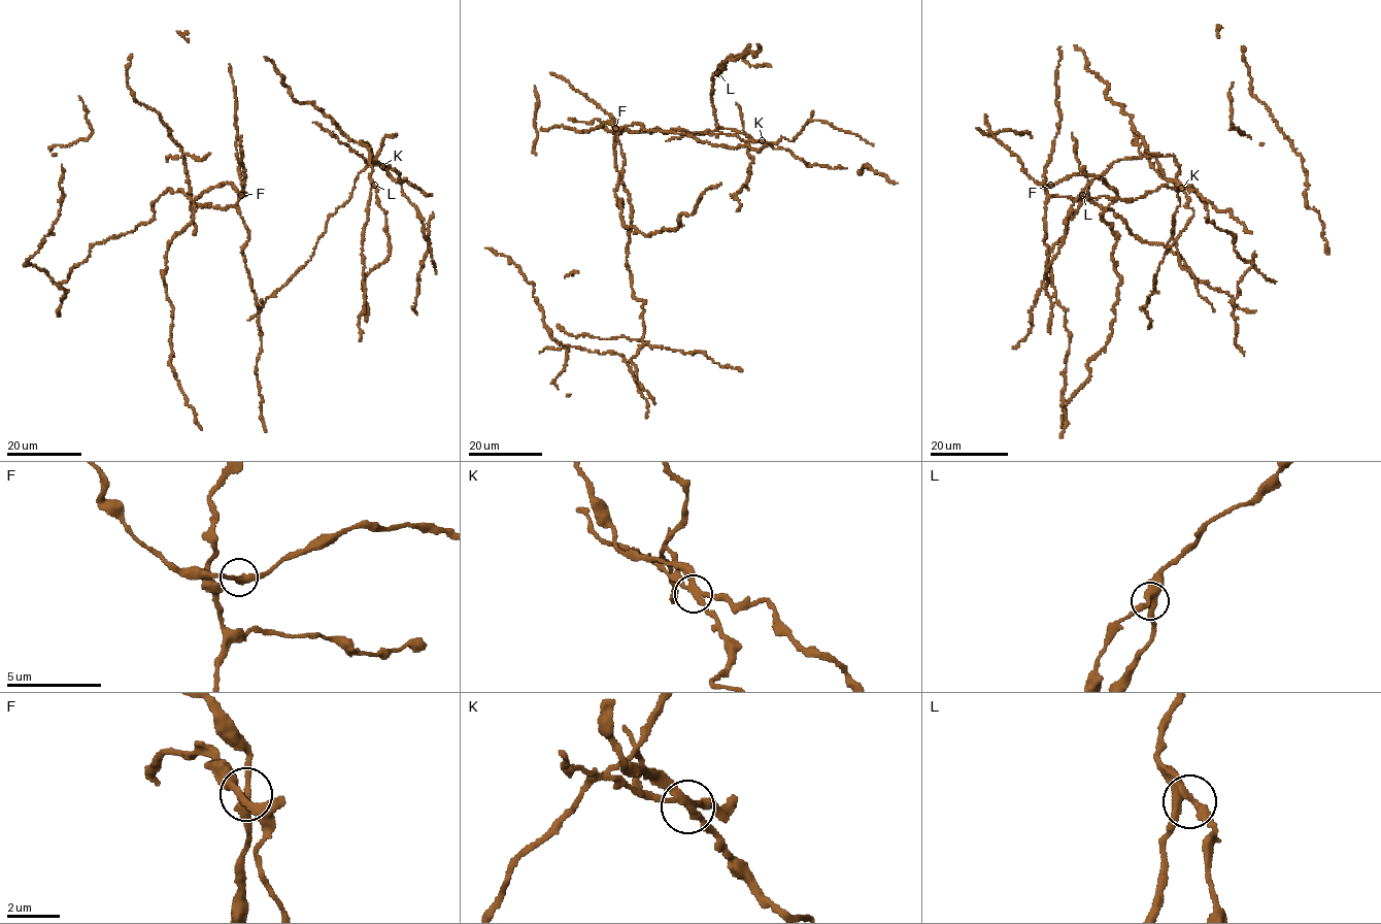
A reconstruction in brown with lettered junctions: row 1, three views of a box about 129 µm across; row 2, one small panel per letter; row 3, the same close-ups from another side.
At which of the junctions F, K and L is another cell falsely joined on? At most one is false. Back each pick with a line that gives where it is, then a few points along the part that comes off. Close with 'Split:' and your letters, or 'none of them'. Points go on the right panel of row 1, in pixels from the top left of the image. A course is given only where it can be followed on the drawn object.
K: (1181, 188) | (1181, 188), (1175, 182), (1179, 202), (1172, 220), (1174, 232), (1154, 277), (1154, 290), (1144, 305), (1149, 329)
Split: K

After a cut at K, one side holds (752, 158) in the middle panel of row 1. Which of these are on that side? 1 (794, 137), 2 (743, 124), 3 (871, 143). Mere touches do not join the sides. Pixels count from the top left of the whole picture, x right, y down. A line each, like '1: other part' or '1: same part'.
1: same part
2: same part
3: same part

